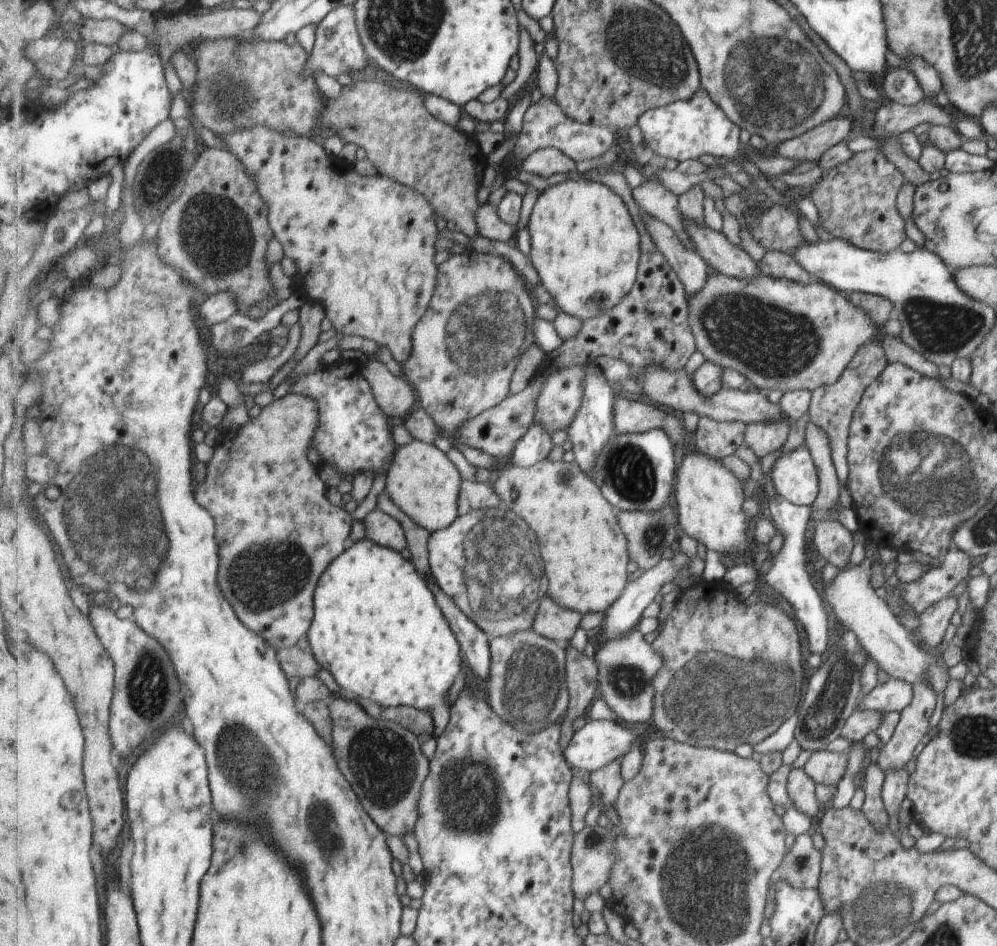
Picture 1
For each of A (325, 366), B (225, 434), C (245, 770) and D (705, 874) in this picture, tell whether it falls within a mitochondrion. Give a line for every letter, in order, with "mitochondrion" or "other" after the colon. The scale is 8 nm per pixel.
A: other
B: other
C: mitochondrion
D: mitochondrion

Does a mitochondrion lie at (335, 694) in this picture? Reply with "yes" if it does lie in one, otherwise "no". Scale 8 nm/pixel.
no

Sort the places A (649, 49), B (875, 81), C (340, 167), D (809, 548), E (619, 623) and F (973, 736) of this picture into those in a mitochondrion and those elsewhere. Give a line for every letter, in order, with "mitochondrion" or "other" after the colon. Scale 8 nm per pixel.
A: mitochondrion
B: other
C: other
D: other
E: other
F: mitochondrion

